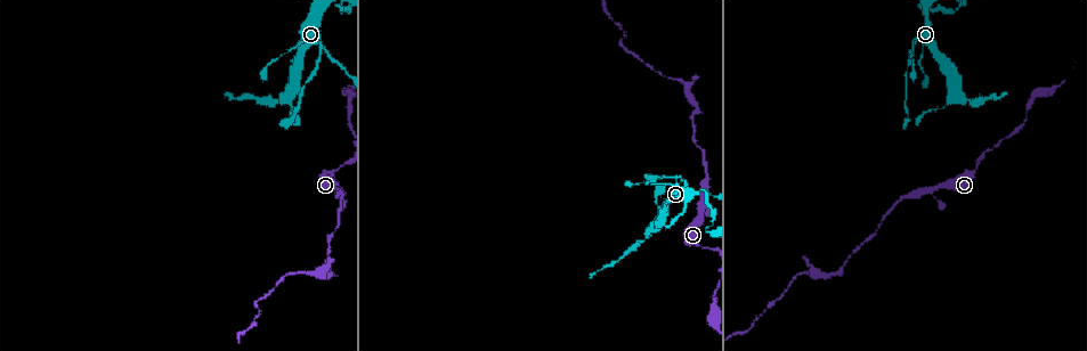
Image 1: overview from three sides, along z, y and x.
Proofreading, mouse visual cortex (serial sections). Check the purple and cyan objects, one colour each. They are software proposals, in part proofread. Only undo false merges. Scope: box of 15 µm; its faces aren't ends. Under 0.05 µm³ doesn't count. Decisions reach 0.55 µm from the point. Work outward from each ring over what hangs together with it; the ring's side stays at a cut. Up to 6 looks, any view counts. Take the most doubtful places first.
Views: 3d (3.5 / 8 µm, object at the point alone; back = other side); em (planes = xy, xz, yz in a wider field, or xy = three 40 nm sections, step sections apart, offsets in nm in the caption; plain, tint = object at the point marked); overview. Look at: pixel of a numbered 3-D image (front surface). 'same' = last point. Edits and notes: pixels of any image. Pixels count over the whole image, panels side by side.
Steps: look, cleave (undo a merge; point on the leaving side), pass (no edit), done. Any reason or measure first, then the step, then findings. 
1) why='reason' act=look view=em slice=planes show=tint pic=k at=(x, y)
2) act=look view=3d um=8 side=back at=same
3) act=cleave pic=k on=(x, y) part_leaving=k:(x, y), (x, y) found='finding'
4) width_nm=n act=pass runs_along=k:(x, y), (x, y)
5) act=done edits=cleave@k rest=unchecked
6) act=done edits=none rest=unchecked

why='narrows sharply' act=look view=3d um=8 side=back pic=1 at=(970, 101)

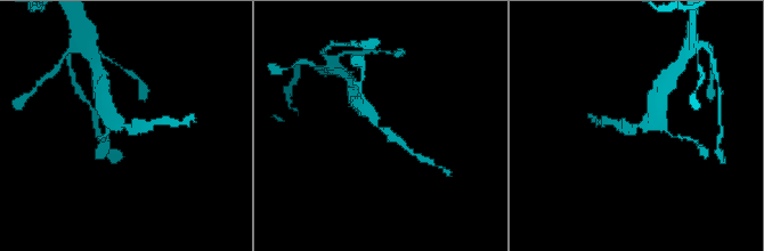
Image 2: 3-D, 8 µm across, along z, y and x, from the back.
why='closer look' act=look view=3d um=3.5 pic=2 at=(124, 126)

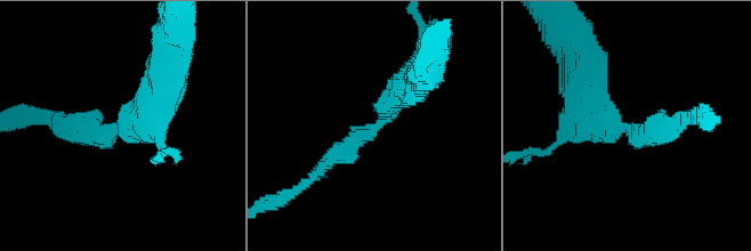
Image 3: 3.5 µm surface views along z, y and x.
act=look view=em slice=planes show=tint pic=3 at=(376, 127)

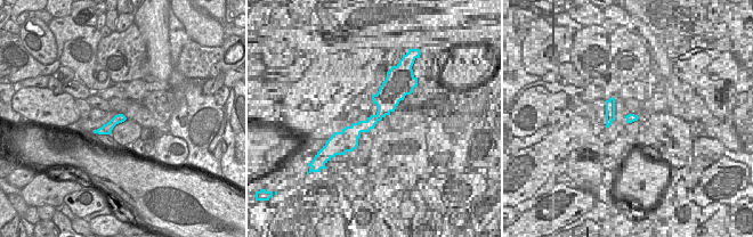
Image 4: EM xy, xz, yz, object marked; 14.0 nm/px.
width_nm=160 act=pass runs_along=3:(418, 78), (316, 175) found='all the same cell'

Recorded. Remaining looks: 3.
why='calibre changes' act=look view=3d um=8 side=back pic=1 at=(341, 195)

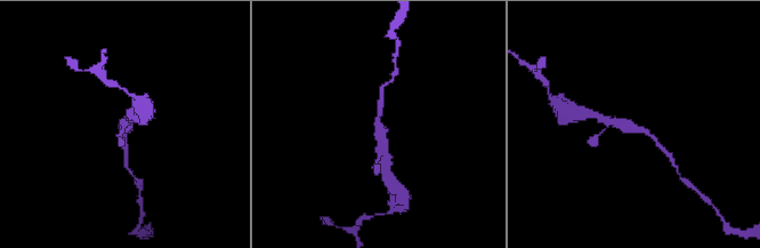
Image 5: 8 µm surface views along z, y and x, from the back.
act=look view=em slice=xy step=3 show=tint pic=5 at=(120, 126)

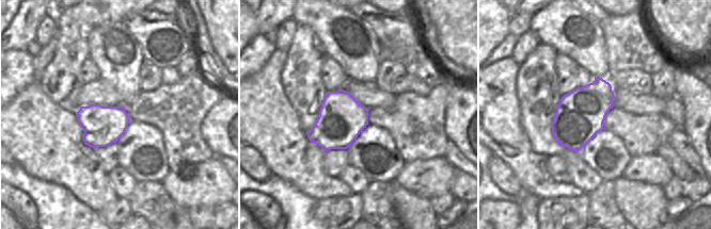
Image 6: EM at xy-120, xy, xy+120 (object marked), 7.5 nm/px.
act=pass runs_along=5:(611, 121), (646, 130), (664, 151) found='all the same cell'

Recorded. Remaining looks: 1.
act=done edits=none rest=unchecked

